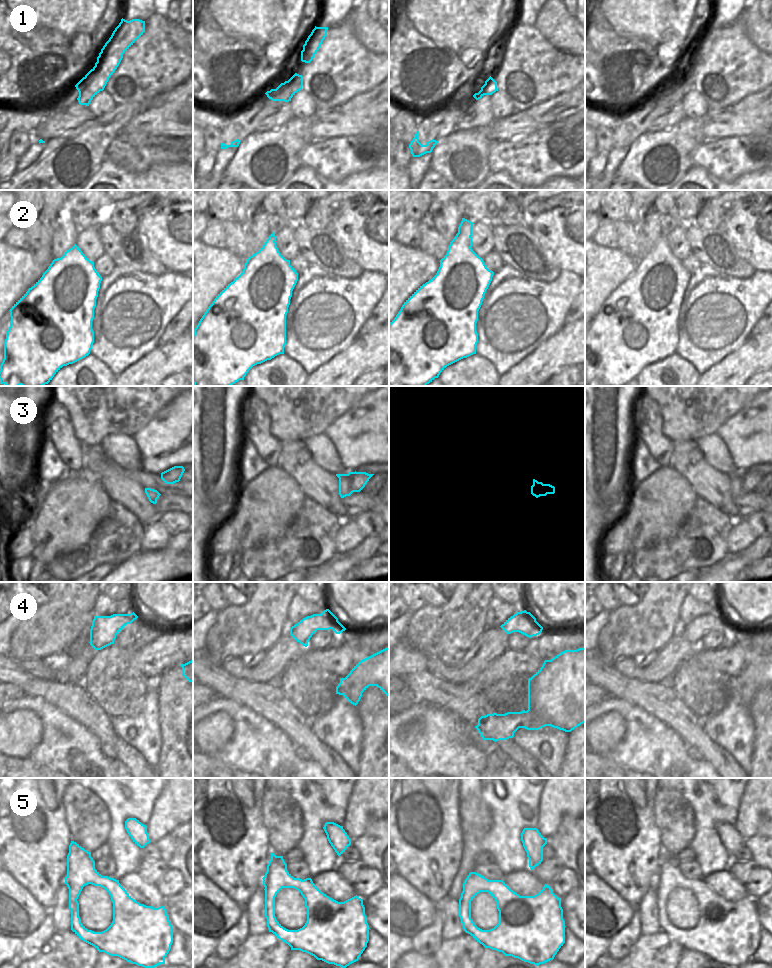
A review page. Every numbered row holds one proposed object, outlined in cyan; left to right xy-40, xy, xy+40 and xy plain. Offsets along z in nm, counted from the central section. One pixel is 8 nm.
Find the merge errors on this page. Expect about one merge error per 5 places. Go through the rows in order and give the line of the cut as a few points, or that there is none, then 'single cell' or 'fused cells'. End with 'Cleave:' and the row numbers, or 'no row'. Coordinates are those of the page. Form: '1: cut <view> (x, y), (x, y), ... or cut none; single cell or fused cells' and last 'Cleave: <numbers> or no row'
1: cut none; single cell
2: cut none; single cell
3: cut none; single cell
4: cut none; single cell
5: cut none; single cell
Cleave: no row

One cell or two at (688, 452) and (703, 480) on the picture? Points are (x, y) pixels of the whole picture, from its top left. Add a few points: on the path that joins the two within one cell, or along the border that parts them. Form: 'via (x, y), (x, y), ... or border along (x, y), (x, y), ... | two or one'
via (688, 459), (699, 473) | one

